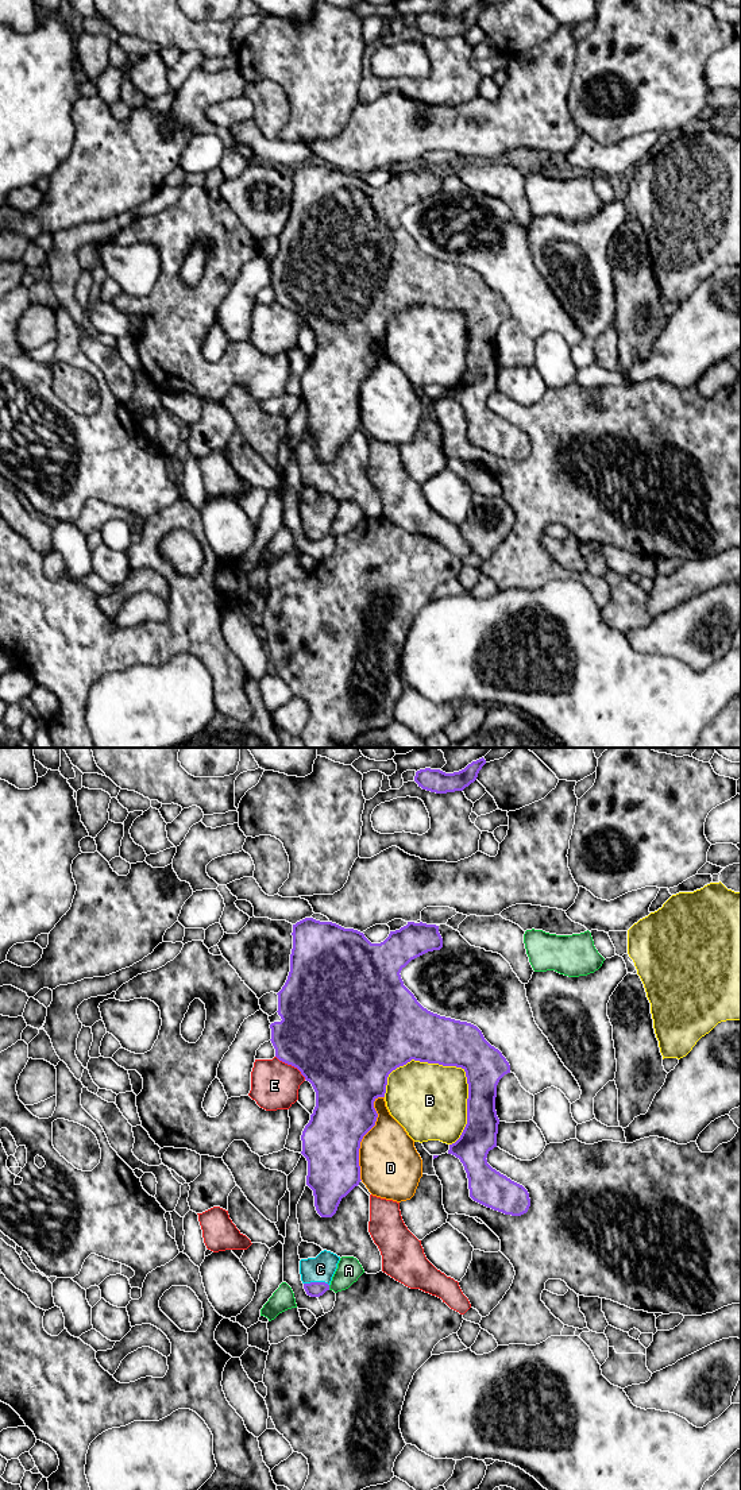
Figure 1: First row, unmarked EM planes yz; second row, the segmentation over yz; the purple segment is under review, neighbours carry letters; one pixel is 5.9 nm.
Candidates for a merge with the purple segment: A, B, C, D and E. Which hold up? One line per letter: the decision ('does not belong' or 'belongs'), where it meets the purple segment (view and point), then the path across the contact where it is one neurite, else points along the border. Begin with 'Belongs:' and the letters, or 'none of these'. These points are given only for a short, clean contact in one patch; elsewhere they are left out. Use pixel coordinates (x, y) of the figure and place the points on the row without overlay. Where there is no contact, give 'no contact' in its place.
Belongs: C
A: does not belong; contact yz (328, 532)
B: does not belong; contact yz (466, 317)
C: belongs; contact yz (316, 527); way yz (315, 533), (316, 527), (316, 517), (320, 513)
D: does not belong; contact yz (363, 379)
E: does not belong; contact yz (292, 309)

